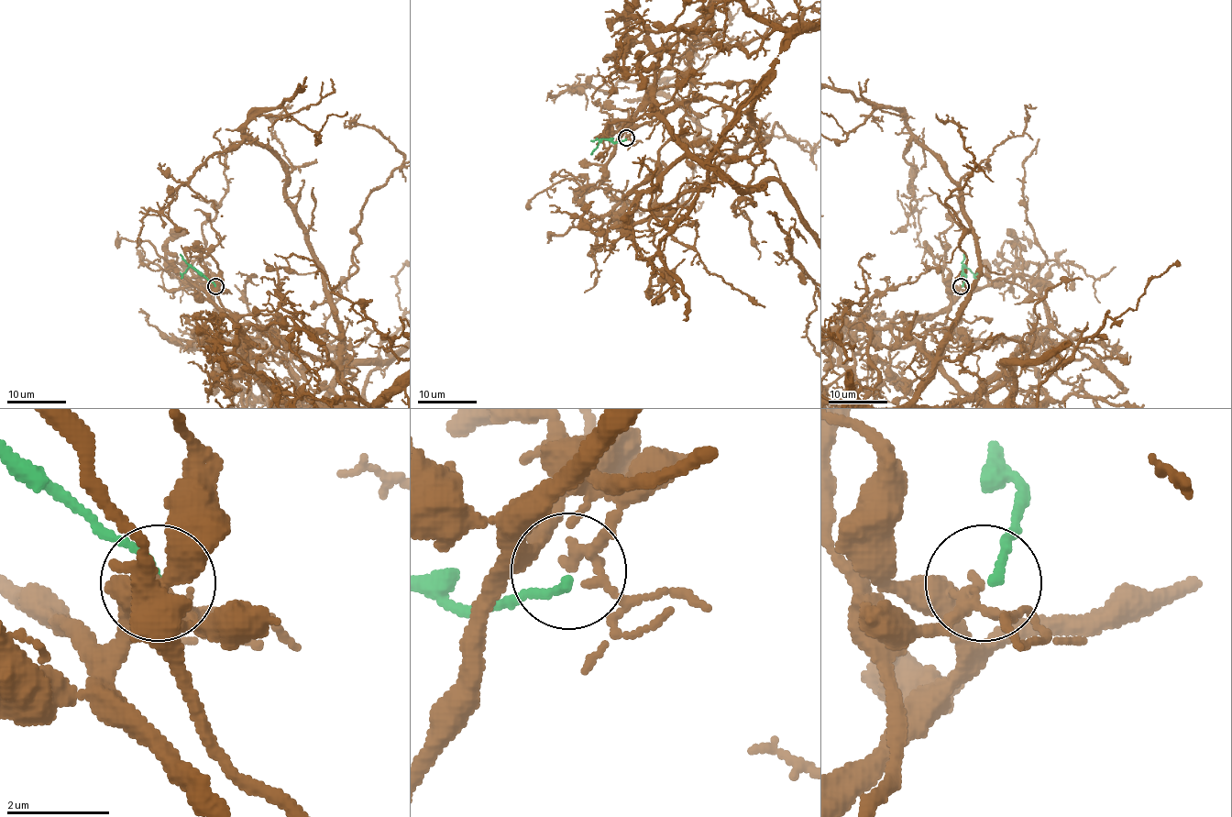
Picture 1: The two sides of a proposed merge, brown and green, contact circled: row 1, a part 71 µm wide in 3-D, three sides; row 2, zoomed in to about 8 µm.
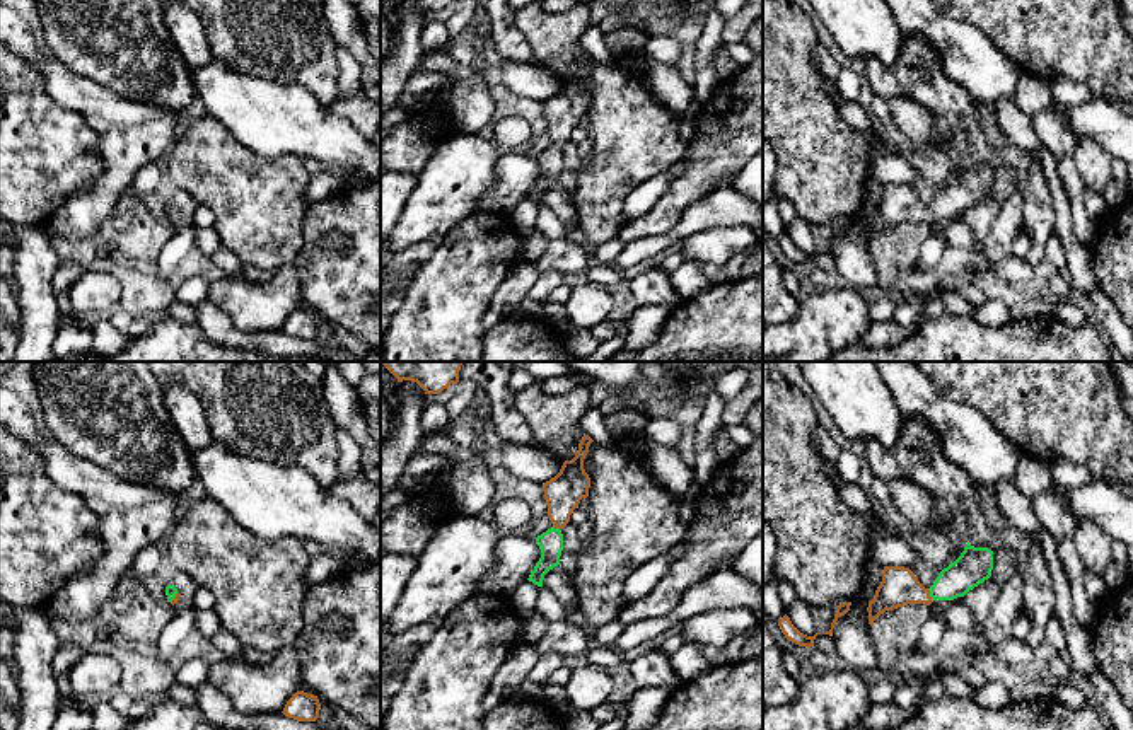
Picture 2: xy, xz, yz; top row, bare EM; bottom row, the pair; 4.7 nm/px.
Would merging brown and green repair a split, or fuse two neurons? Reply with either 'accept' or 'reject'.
accept

